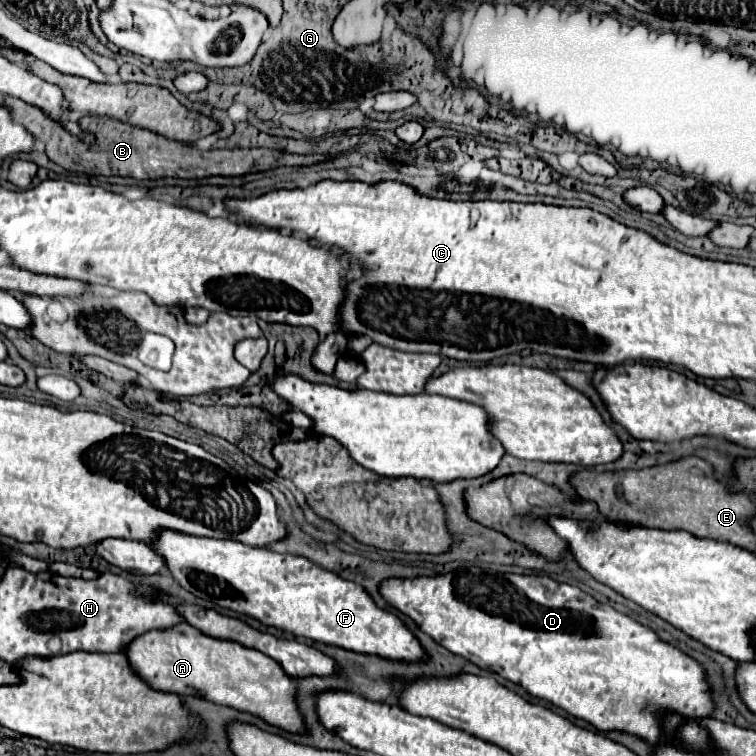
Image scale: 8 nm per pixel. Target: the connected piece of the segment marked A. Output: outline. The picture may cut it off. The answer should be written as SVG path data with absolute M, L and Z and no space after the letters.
M179 623L171 629L153 629L143 637L135 637L125 657L133 671L157 691L199 695L213 703L259 715L285 731L303 731L303 719L295 707L295 685L281 665L261 651L241 647L237 641L213 639L187 623Z

